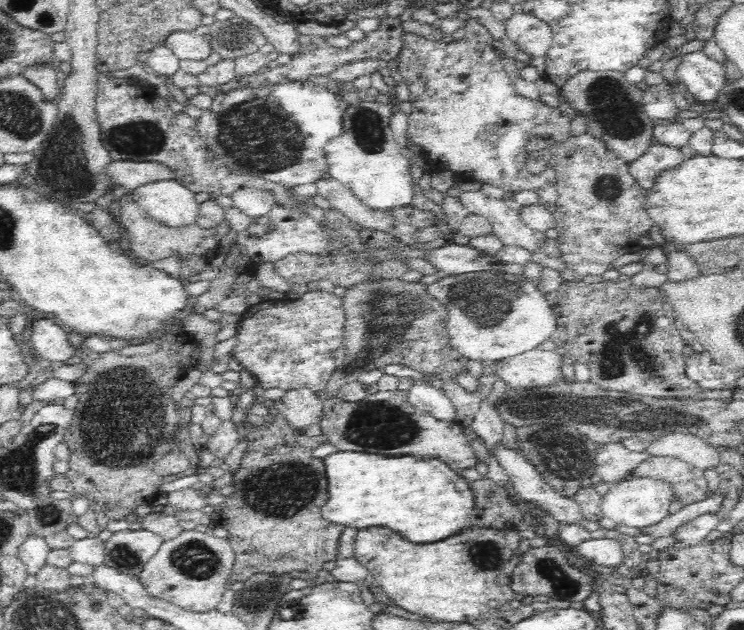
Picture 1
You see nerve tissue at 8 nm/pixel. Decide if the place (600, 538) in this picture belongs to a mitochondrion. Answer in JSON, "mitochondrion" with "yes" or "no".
{"mitochondrion":"no"}

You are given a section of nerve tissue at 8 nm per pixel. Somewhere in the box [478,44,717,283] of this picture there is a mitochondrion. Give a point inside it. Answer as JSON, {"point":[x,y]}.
{"point":[618,117]}

